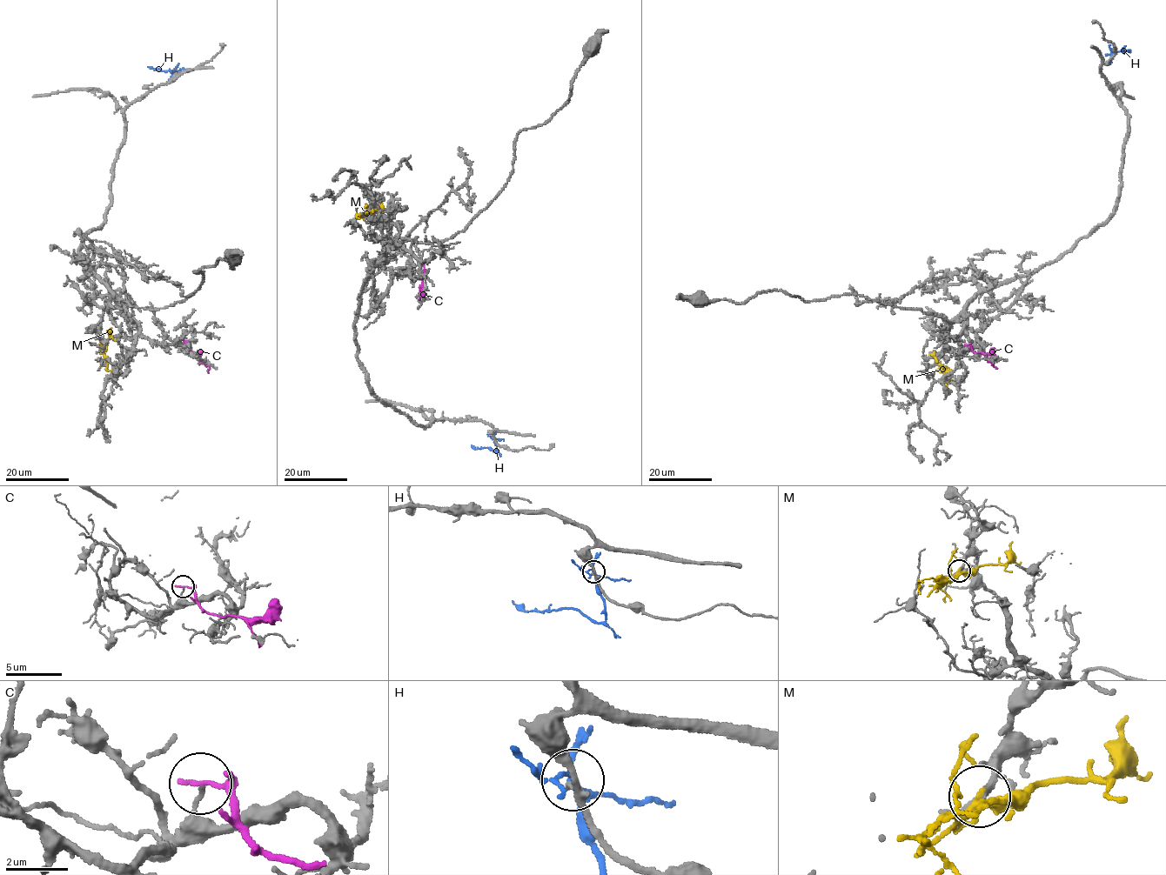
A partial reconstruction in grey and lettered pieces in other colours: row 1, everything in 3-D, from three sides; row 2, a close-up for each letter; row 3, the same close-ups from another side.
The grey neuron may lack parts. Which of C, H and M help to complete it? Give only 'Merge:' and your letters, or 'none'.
Merge: M

